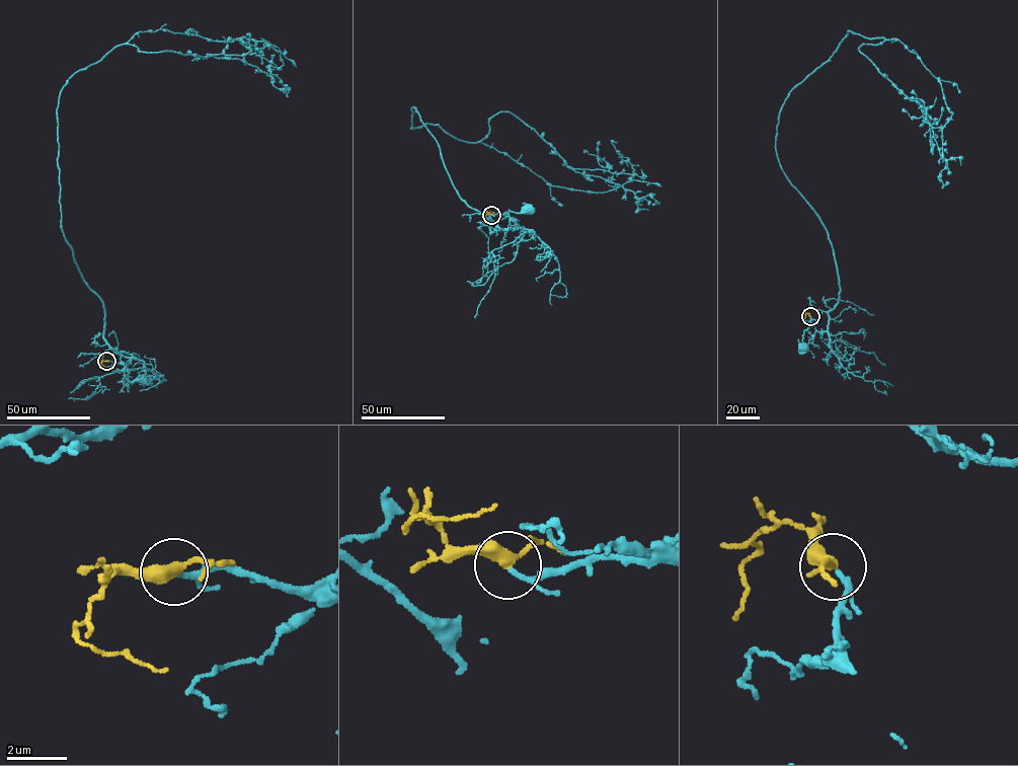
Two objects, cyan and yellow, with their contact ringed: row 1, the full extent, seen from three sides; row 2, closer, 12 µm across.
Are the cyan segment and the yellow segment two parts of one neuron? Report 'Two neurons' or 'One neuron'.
One neuron

